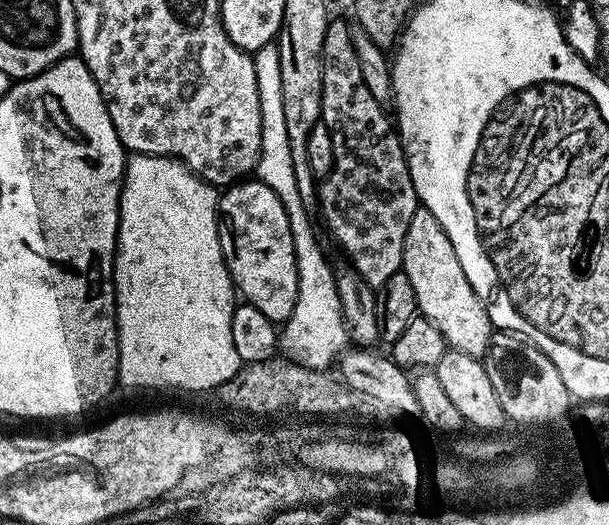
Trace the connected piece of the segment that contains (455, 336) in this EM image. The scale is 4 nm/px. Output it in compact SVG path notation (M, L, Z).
M417 207L414 218L410 218L410 230L404 239L404 267L402 269L414 286L414 298L419 315L425 316L442 334L449 349L462 354L483 357L494 331L482 298L470 286L466 270L454 254L454 246L442 230L442 222L430 214L426 207Z

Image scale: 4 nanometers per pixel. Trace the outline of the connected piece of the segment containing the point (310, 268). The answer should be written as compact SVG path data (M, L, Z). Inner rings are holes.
M271 43L262 46L252 56L252 61L254 62L254 78L258 78L258 102L262 110L262 150L258 154L254 176L266 186L270 186L270 190L274 190L274 194L278 194L278 202L282 202L282 206L286 210L286 218L290 218L290 234L294 238L294 254L298 270L298 298L294 302L294 310L290 314L290 318L283 321L282 327L279 329L278 348L285 360L292 360L295 364L301 364L307 368L328 370L337 363L340 353L345 351L350 344L348 328L344 325L344 315L338 298L336 273L333 265L328 265L328 260L324 257L319 242L316 241L316 232L312 229L311 222L308 221L309 209L302 206L302 194L298 194L293 155L290 152L290 139L286 130L285 111L282 107L282 62L277 45Z

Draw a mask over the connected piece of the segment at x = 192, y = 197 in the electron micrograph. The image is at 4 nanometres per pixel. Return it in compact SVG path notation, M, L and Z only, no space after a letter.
M133 155L124 170L124 186L120 189L120 232L116 236L116 259L114 261L116 285L116 330L120 337L120 370L118 380L128 388L189 388L200 392L203 388L219 389L227 380L236 377L242 366L238 350L234 350L234 334L230 330L232 315L238 303L238 293L222 254L220 225L218 223L218 192L203 178L191 172L181 162L170 156Z

